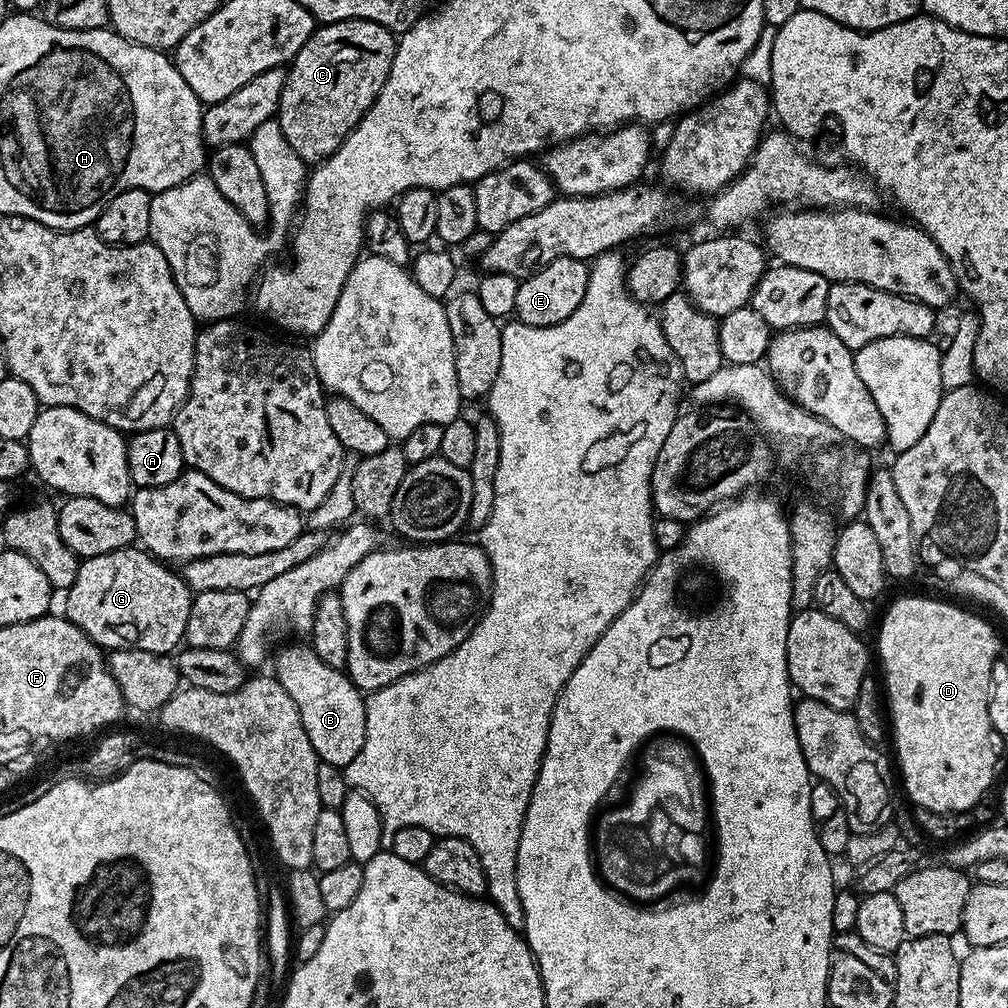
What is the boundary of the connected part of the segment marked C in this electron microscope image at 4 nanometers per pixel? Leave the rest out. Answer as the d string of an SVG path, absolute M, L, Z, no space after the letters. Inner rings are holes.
M343 20L317 27L302 50L298 50L291 60L284 78L284 88L278 97L282 134L286 134L286 142L290 142L298 158L305 162L319 162L336 153L338 146L342 146L344 139L356 129L357 122L378 98L390 74L397 43L397 37L386 26L369 20Z

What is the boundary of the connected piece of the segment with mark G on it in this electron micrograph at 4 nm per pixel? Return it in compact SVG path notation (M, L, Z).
M140 546L81 559L78 578L74 578L74 586L66 590L65 596L68 597L64 600L63 615L95 644L99 644L101 649L137 648L147 652L171 653L171 648L179 649L184 640L186 618L190 618L194 593L179 571L171 572L168 568L171 567L167 563L161 562Z

